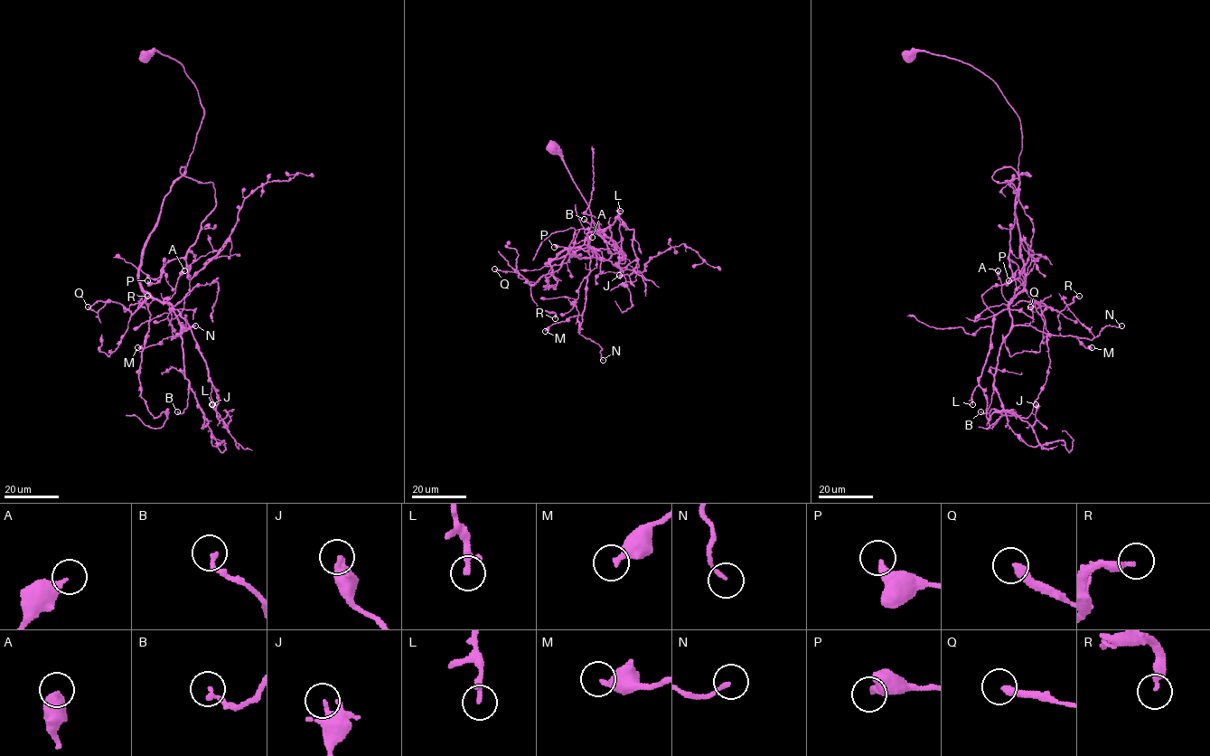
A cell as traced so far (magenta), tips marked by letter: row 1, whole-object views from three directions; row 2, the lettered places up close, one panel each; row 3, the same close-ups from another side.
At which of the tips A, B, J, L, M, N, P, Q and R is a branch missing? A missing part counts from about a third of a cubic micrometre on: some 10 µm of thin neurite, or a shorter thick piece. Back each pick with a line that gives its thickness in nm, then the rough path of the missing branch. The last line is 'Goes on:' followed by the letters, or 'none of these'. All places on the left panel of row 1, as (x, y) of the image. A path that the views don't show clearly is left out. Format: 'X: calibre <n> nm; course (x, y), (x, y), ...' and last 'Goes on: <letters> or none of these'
Goes on: none of these

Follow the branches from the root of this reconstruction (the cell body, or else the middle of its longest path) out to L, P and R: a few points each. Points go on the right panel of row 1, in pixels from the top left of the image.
L: (909, 56), (928, 51), (971, 65), (995, 83), (1020, 124), (1015, 213), (1025, 287), (994, 317), (972, 404)
P: (909, 56), (971, 65), (1018, 118), (1017, 172), (992, 176), (1017, 197), (1008, 280)
R: (909, 56), (958, 60), (998, 86), (1022, 134), (1025, 290), (1039, 314), (1079, 296)

